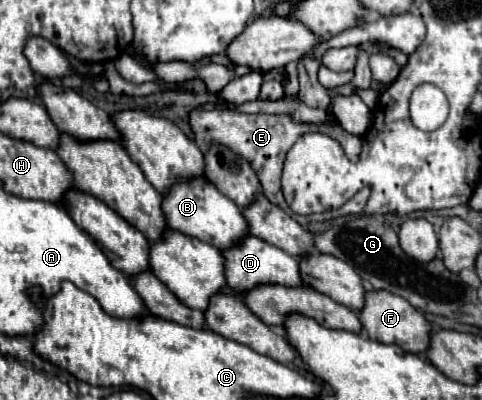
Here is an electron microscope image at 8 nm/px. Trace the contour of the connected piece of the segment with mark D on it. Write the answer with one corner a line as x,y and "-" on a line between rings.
249,235
247,239
243,239
243,243
235,245
233,249
225,251
225,261
227,261
227,285
233,293
247,293
251,289
255,289
257,285
305,285
305,281
301,279
299,273
299,259
283,253
281,249
267,245
265,241

